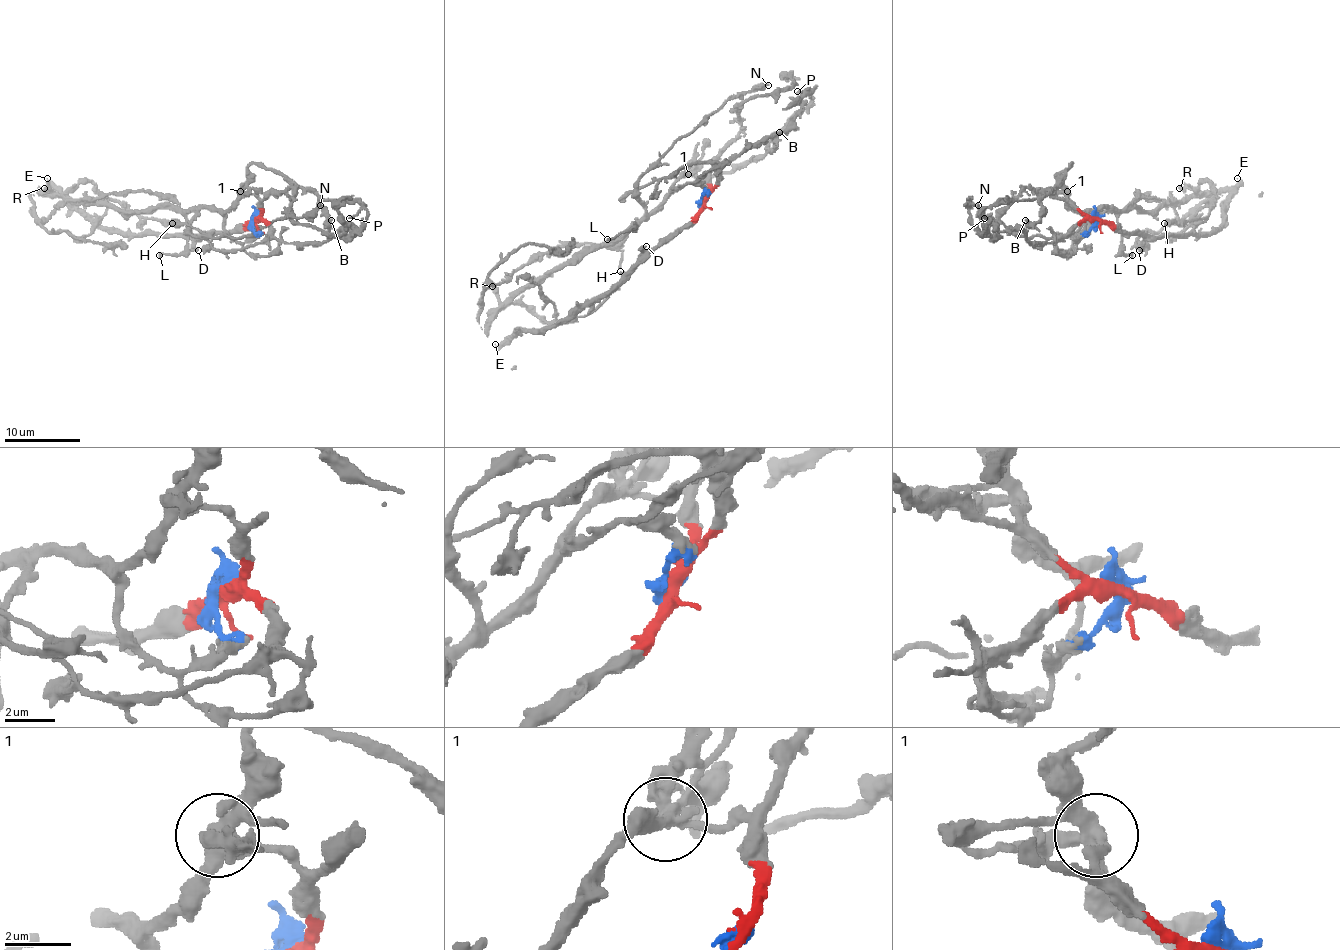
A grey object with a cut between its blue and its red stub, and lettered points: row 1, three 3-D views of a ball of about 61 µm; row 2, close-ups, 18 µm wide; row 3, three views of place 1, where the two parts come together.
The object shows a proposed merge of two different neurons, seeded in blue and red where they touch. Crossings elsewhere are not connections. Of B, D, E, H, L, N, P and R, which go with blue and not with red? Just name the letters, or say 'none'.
B, H, L, N, P, R

